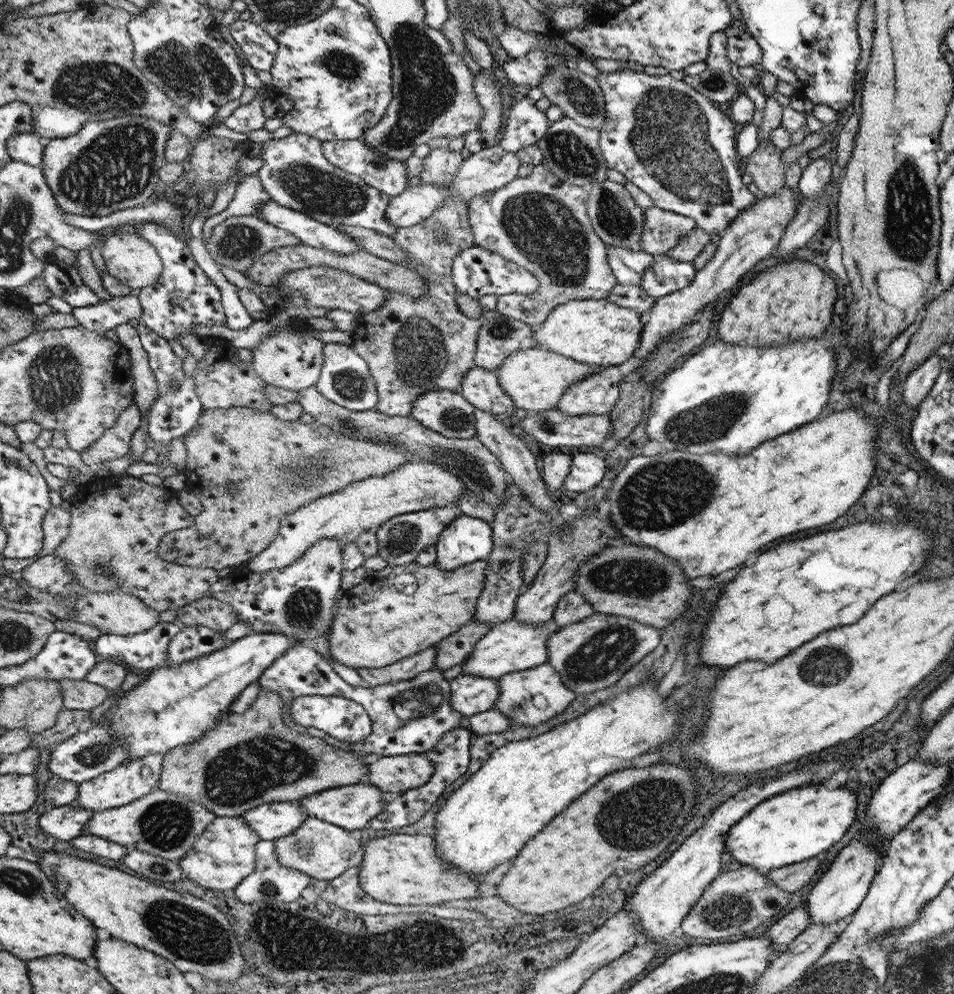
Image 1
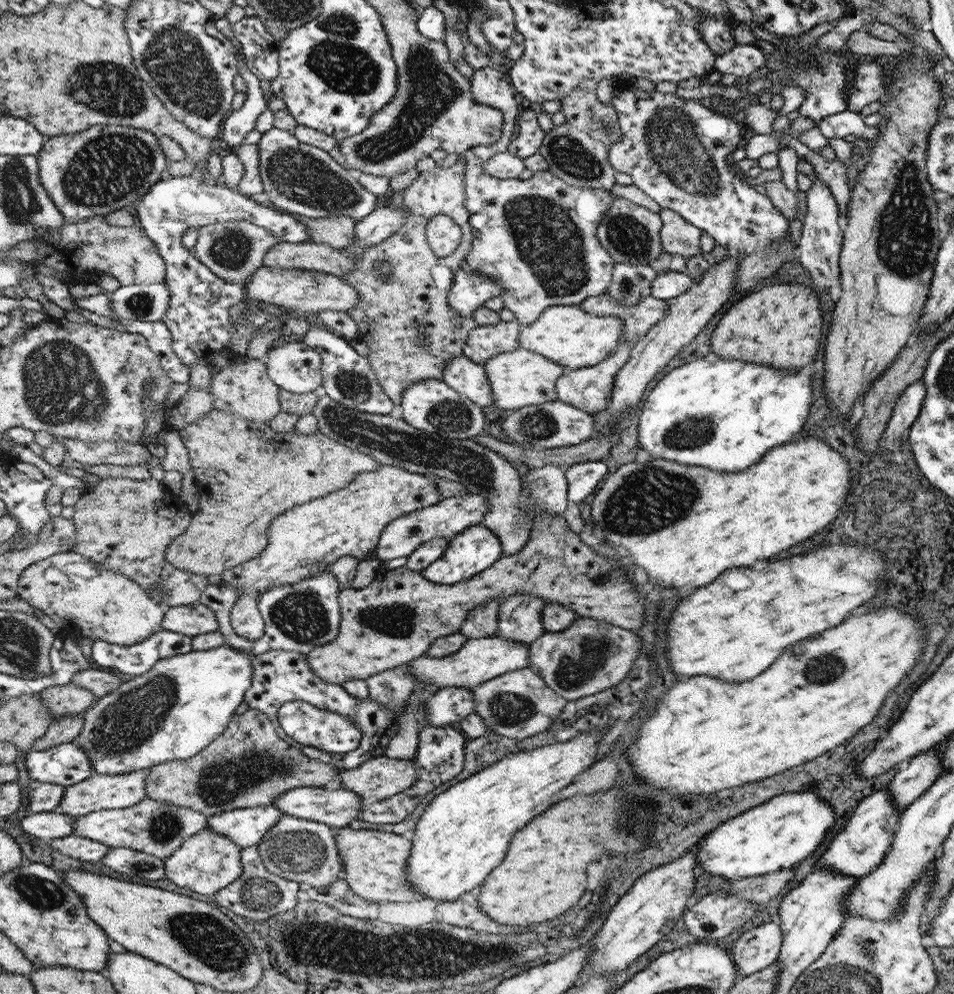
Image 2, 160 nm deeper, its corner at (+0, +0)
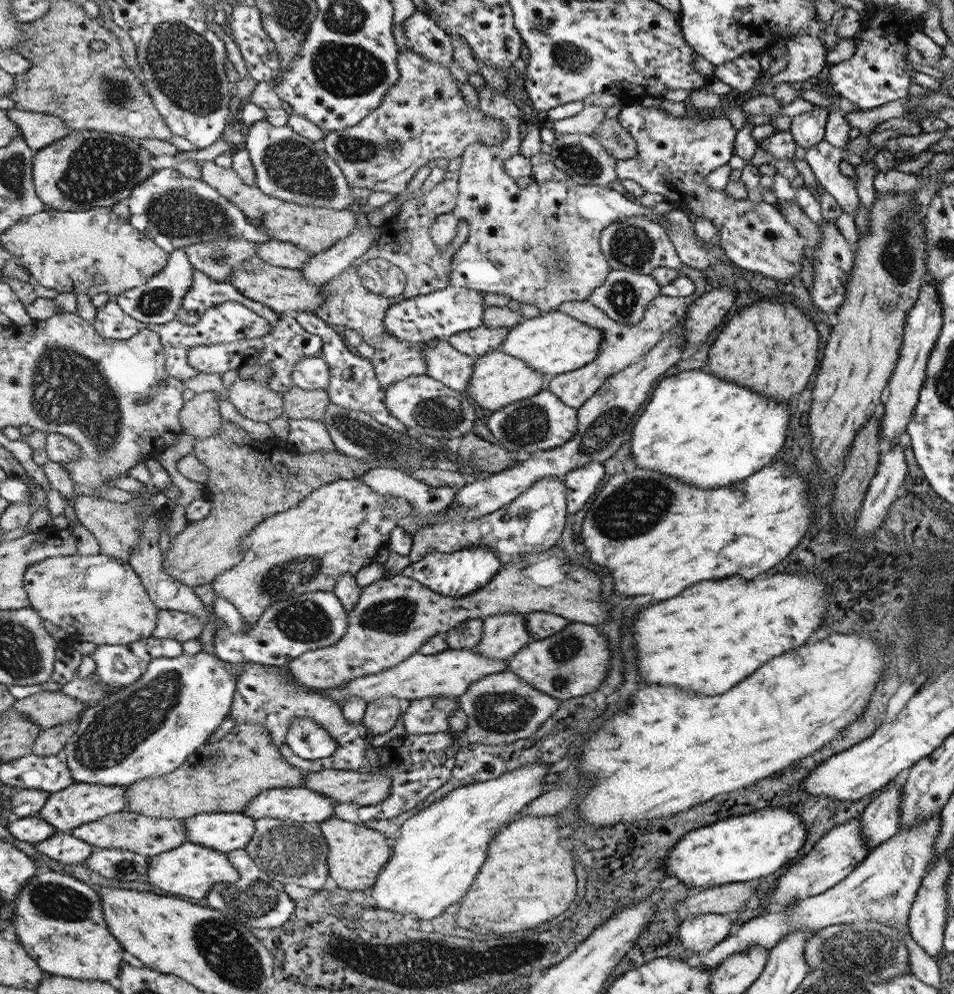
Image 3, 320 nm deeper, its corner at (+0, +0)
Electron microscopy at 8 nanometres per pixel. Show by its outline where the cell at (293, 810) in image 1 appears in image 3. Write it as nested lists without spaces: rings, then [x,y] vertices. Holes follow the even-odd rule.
[[[243,812],[203,813],[185,819],[187,843],[222,853],[244,849],[256,832],[256,819]]]

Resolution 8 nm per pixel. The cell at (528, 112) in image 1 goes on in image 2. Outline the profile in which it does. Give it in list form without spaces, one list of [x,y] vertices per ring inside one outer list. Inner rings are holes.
[[[493,66],[475,70],[471,79],[471,89],[473,96],[476,97],[476,100],[479,101],[480,104],[488,105],[489,107],[501,110],[503,112],[505,120],[502,137],[500,137],[496,143],[492,145],[486,145],[484,147],[473,147],[472,149],[469,149],[462,154],[464,160],[466,160],[466,171],[464,171],[466,184],[466,207],[470,213],[469,223],[472,225],[474,233],[471,247],[468,251],[468,254],[466,255],[464,263],[467,263],[467,265],[474,272],[483,274],[483,276],[487,276],[487,278],[493,280],[496,284],[499,284],[503,288],[501,297],[503,298],[504,307],[508,308],[508,310],[511,310],[515,314],[515,320],[518,320],[522,326],[528,326],[529,324],[534,323],[535,320],[538,319],[539,316],[542,315],[548,307],[555,307],[558,305],[579,305],[583,302],[584,299],[587,299],[588,297],[604,295],[607,291],[607,288],[611,285],[614,258],[610,255],[607,249],[603,247],[602,242],[599,240],[597,228],[599,228],[599,224],[601,223],[601,220],[604,219],[604,216],[609,211],[609,208],[613,206],[613,202],[615,202],[613,196],[609,191],[601,188],[580,188],[576,185],[569,185],[567,181],[562,180],[560,177],[554,176],[549,170],[546,172],[538,171],[530,179],[527,180],[516,178],[501,181],[496,177],[487,175],[483,171],[483,165],[484,162],[492,158],[492,156],[498,154],[499,152],[504,152],[507,150],[514,156],[527,159],[529,156],[532,156],[533,154],[536,154],[540,151],[540,146],[543,144],[544,136],[546,136],[546,133],[542,130],[542,128],[540,128],[540,123],[537,121],[538,109],[536,109],[534,106],[527,104],[526,109],[522,112],[522,114],[520,114],[520,117],[518,117],[518,104],[516,103],[516,98],[513,94],[514,88],[512,87],[512,84],[508,83],[508,80],[504,78],[504,75],[499,71],[496,71]]]

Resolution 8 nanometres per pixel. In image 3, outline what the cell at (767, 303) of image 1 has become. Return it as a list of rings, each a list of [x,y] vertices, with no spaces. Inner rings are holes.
[[[781,297],[746,306],[718,334],[708,352],[708,372],[780,403],[802,392],[818,366],[818,332],[808,315]]]

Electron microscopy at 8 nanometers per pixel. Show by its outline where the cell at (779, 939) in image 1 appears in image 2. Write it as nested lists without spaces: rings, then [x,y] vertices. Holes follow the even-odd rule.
[[[780,922],[744,930],[730,948],[740,978],[760,972],[775,962],[781,944]]]

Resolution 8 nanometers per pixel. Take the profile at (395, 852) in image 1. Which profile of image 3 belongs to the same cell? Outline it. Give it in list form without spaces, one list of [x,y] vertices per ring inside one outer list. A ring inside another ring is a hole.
[[[336,818],[324,820],[320,823],[323,836],[328,842],[330,859],[327,867],[330,868],[334,884],[347,892],[364,891],[372,892],[376,886],[379,872],[383,870],[390,856],[390,846],[386,844],[386,835],[365,826],[356,826],[351,822]]]

